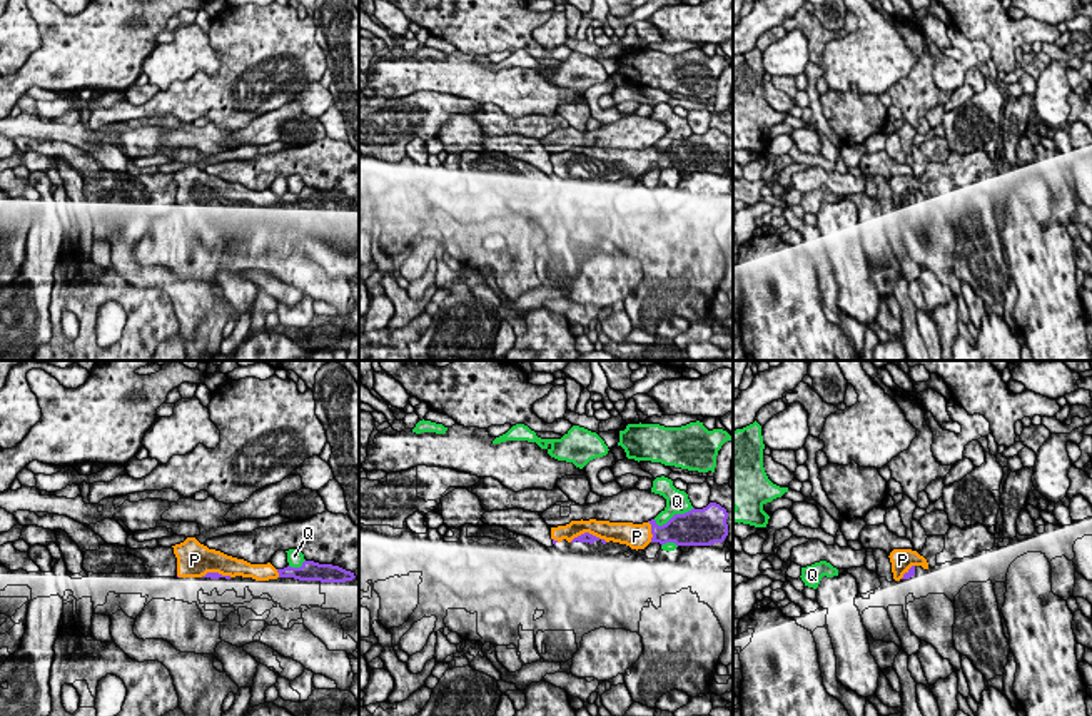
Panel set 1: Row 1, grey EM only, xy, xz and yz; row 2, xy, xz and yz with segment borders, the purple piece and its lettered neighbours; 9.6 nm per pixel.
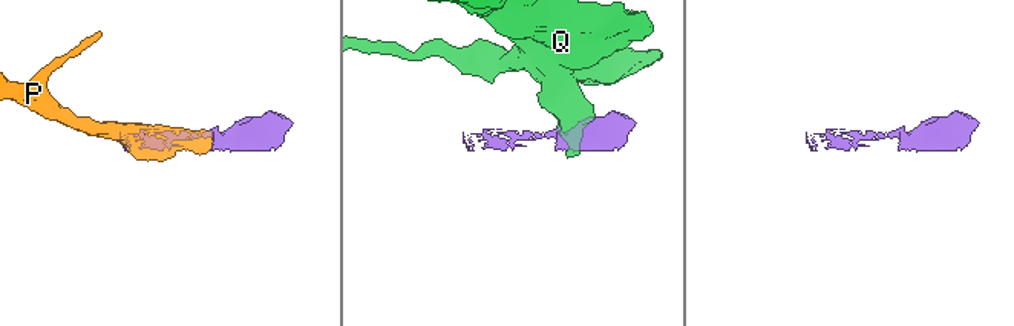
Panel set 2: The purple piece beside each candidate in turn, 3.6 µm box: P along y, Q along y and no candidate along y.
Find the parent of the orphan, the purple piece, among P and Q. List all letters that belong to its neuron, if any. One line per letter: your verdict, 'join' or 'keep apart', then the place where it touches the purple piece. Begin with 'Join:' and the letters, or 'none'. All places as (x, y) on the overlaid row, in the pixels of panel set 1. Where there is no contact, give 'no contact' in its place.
Join: P
P: join; contact xz (588, 533)
Q: keep apart; contact xz (675, 514)

